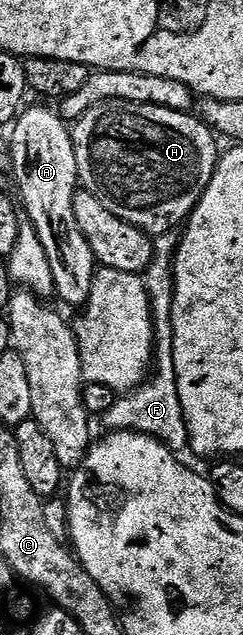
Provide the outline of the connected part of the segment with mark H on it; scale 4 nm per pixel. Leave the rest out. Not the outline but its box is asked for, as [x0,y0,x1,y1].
[71,101,218,237]

